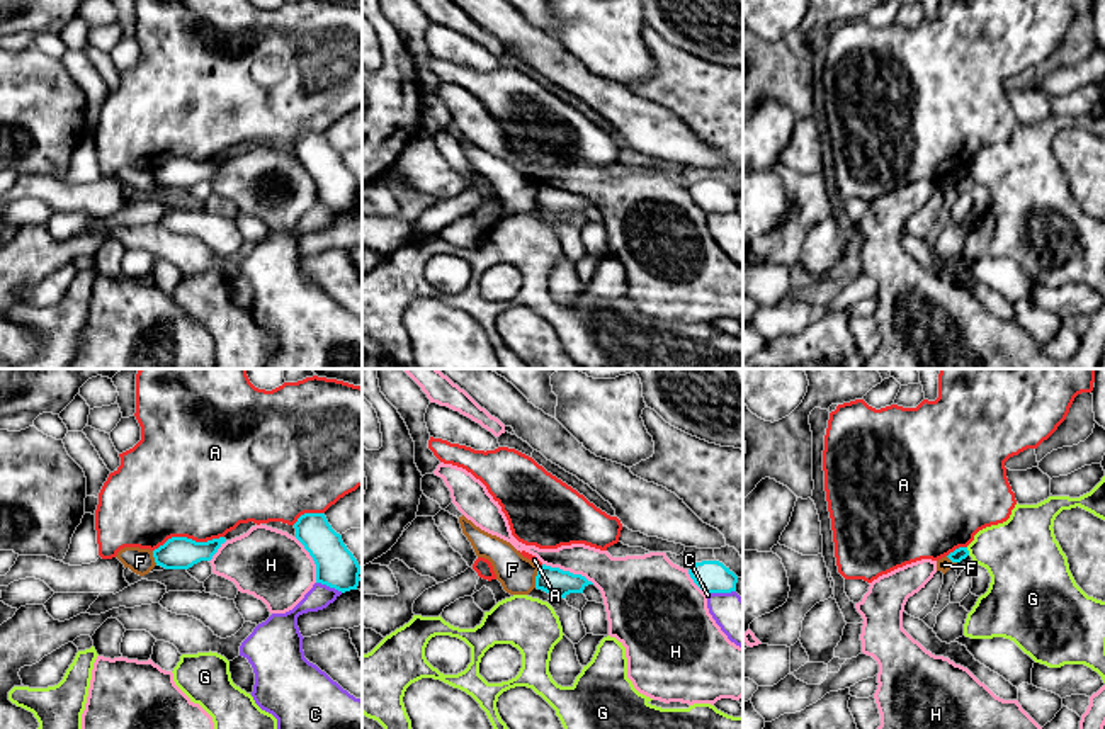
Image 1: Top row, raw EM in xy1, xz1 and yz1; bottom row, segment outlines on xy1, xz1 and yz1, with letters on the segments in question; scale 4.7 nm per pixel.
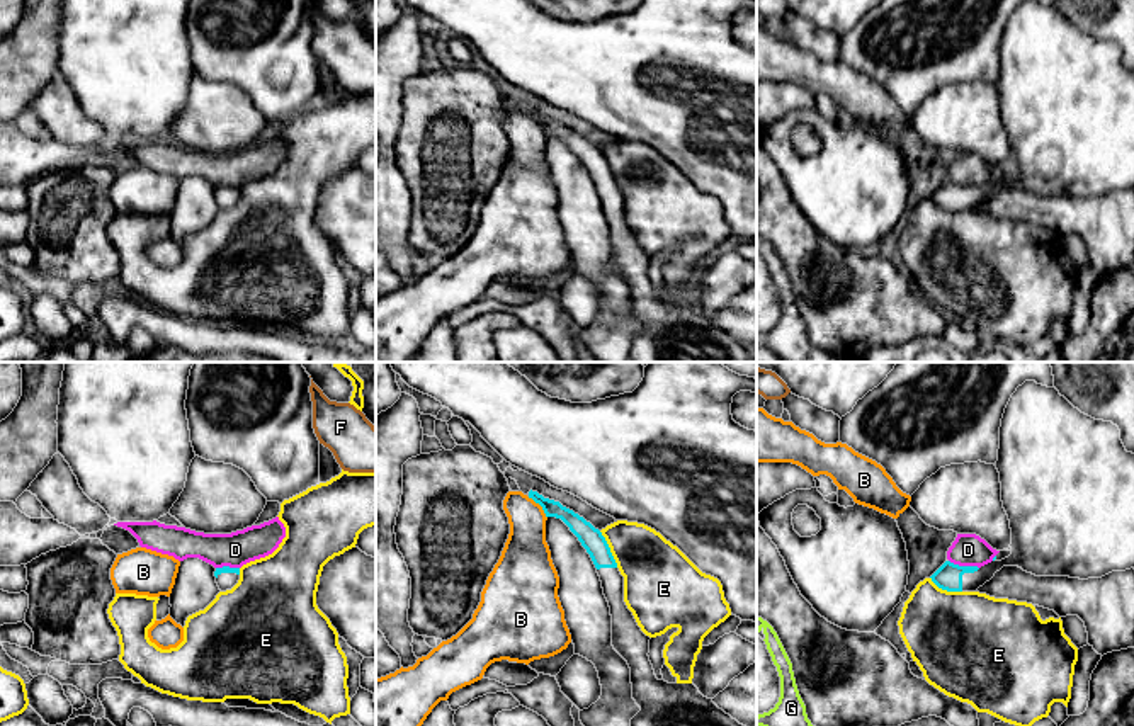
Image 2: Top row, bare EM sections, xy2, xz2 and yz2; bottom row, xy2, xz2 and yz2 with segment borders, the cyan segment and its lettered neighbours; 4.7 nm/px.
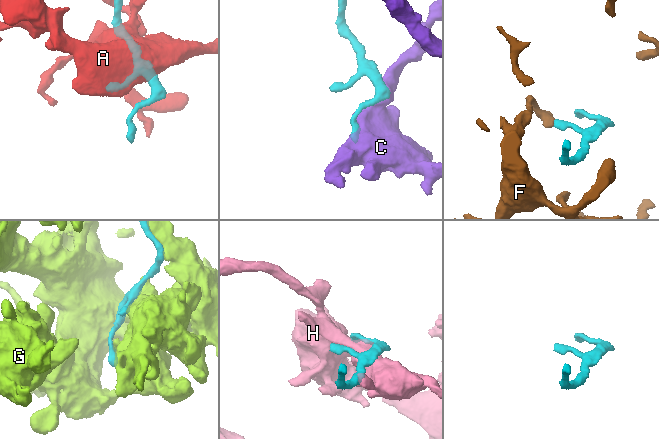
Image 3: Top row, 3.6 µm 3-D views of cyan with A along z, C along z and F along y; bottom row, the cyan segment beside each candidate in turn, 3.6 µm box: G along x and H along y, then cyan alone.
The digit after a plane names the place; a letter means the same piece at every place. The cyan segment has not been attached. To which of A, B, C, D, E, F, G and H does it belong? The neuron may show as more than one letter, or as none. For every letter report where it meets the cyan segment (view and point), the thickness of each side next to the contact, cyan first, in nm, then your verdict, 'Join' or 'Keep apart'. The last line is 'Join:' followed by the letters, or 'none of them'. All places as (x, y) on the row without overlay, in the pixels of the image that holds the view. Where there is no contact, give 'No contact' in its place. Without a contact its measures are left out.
A: Touches cyan at xy1 (187, 158). Thickness 160 nm (cyan) against 480 nm. Keep apart
B: Touches cyan at xz2 (539, 123). Thickness 90 nm (cyan) against 220 nm. Keep apart
C: Touches cyan at xy1 (330, 206). Thickness 190 nm (cyan) against 110 nm. Keep apart
D: Touches cyan at yz2 (964, 186). Thickness 130 nm (cyan) against 160 nm. Keep apart
E: Touches cyan at xz2 (609, 169). Thickness 110 nm (cyan) against 300 nm. Keep apart
F: Touches cyan at xz1 (536, 196). Thickness 130 nm (cyan) against 180 nm. Keep apart
G: Touches cyan at yz1 (968, 170). Thickness 60 nm (cyan) against 360 nm. Keep apart
H: Touches cyan at xz1 (568, 191). Thickness 130 nm (cyan) against 220 nm. Keep apart
Join: none of them

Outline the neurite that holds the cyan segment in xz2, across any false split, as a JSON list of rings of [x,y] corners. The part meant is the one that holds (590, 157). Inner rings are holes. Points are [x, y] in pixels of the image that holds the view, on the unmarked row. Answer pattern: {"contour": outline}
{"contour": [[[532,109],[529,111],[529,117],[542,126],[546,136],[561,138],[570,146],[597,187],[612,235],[612,265],[631,287],[632,318],[641,326],[631,338],[629,362],[753,362],[753,349],[740,343],[719,328],[712,318],[704,316],[694,303],[668,303],[656,298],[648,275],[651,257],[641,250],[624,221],[624,196],[602,151],[559,121],[544,117]]]}

